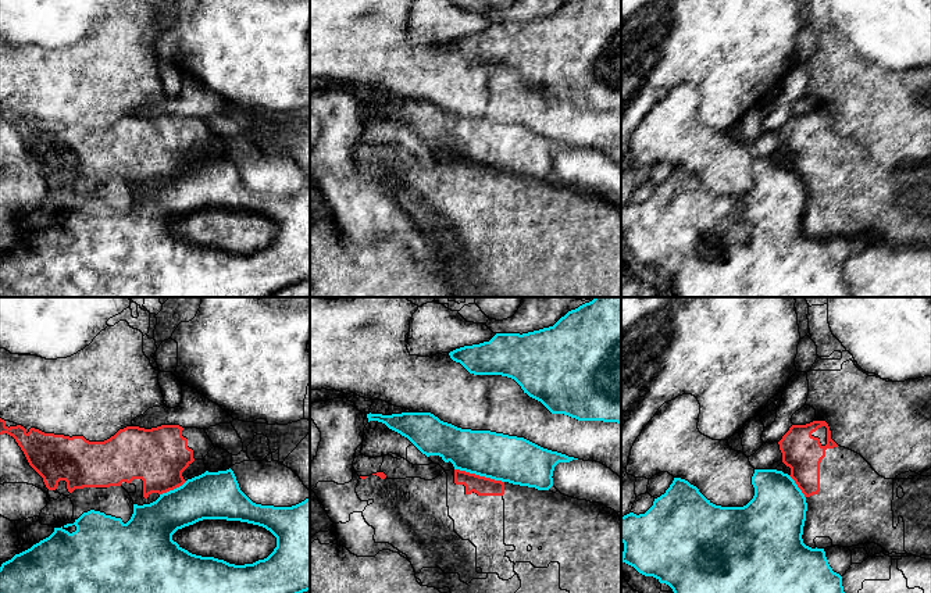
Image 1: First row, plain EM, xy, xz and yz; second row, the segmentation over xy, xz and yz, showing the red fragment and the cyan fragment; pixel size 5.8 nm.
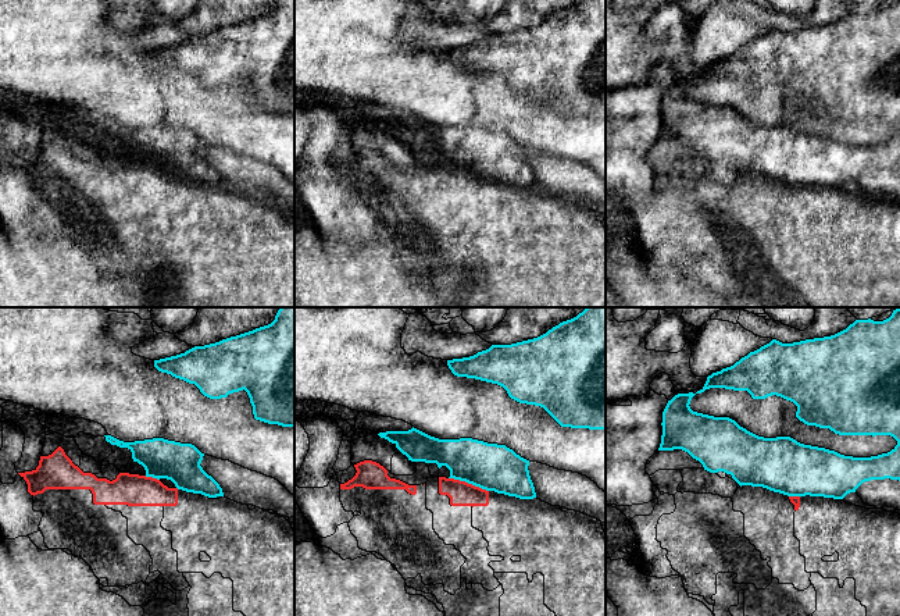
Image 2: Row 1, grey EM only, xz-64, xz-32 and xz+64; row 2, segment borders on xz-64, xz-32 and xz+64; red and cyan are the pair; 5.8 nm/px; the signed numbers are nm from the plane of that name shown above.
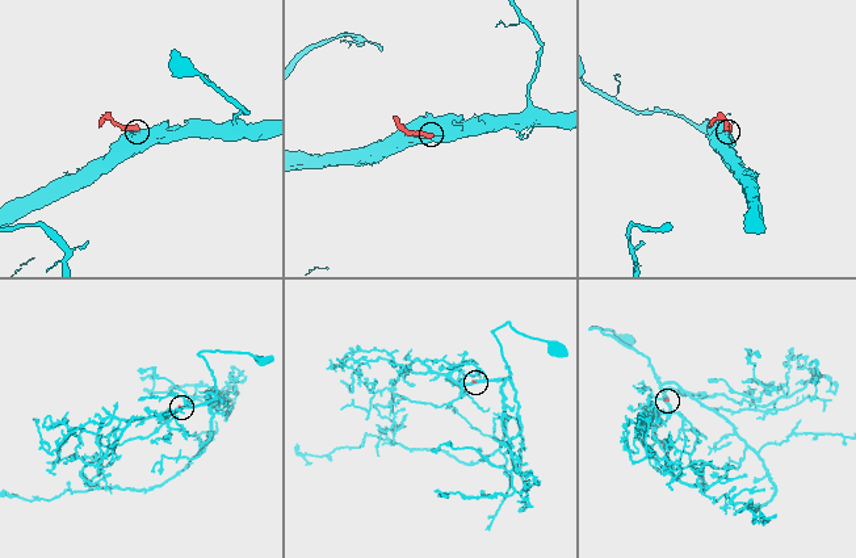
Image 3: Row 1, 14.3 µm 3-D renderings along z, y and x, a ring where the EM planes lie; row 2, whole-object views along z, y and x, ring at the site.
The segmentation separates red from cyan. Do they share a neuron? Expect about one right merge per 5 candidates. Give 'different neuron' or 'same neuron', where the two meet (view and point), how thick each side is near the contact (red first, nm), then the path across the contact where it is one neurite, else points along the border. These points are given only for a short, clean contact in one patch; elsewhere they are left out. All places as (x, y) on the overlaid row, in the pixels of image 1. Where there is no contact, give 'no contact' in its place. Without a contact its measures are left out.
different neuron | xz (478, 475) | 110/280 nm | along xz (455, 468), (503, 482)

